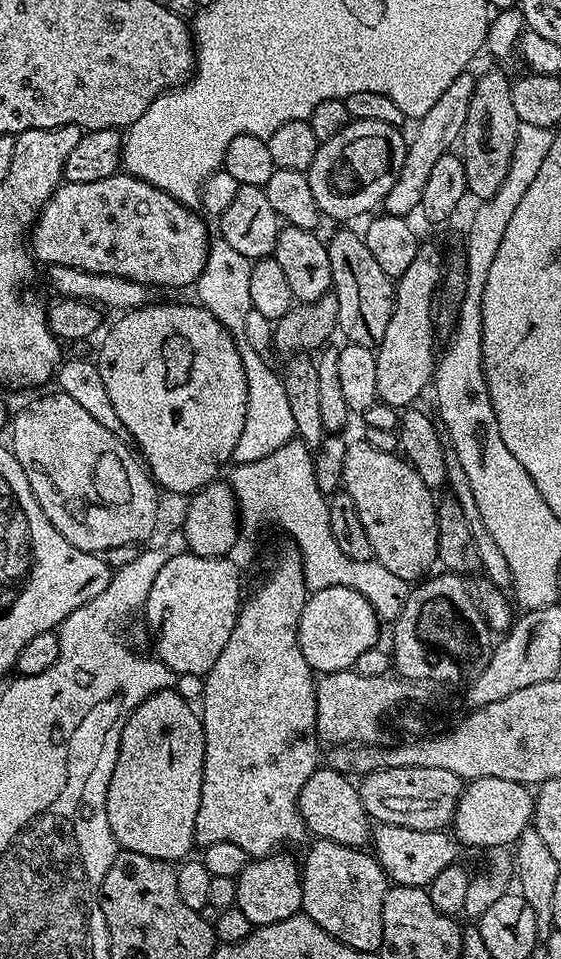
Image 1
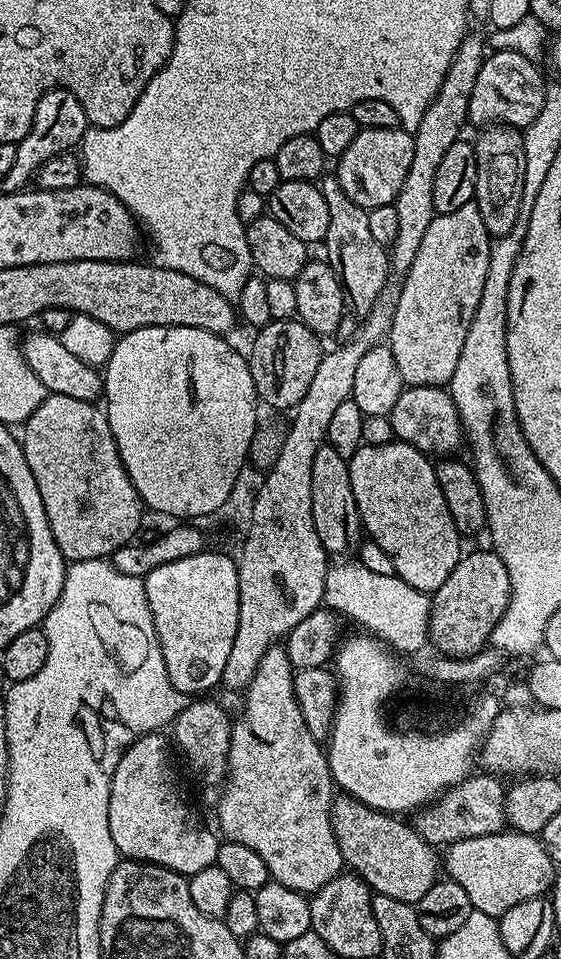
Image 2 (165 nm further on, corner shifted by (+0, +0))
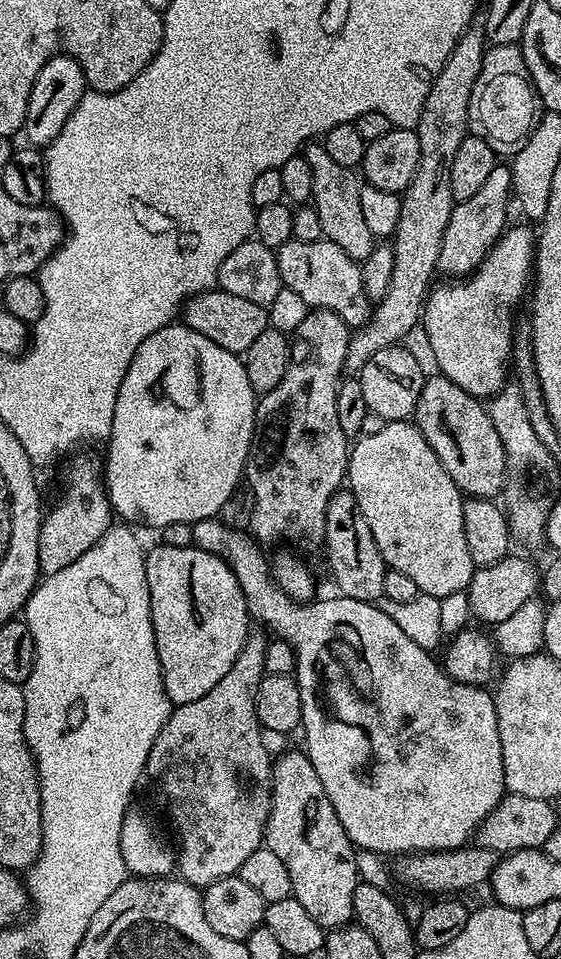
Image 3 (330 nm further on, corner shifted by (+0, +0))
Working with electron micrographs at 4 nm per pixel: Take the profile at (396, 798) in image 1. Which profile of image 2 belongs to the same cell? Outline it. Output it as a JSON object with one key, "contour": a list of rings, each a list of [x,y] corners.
{"contour":[[[473,774],[460,784],[446,789],[431,804],[419,809],[414,816],[416,833],[433,846],[447,846],[464,838],[478,838],[491,832],[505,831],[505,785],[492,774]]]}

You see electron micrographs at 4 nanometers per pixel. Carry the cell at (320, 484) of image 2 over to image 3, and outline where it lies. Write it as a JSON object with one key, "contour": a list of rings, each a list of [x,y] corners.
{"contour":[[[351,490],[334,493],[326,506],[323,548],[328,555],[332,580],[336,583],[335,591],[339,595],[369,602],[379,601],[383,597],[383,583],[389,567],[384,563],[378,542],[374,542],[374,534],[370,534],[370,526],[366,526],[366,518],[362,518],[362,510]]]}

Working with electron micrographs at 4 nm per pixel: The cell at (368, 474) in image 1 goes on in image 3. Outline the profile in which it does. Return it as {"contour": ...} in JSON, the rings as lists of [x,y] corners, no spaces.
{"contour":[[[394,420],[385,423],[384,428],[378,430],[378,434],[360,436],[350,448],[346,484],[354,494],[358,506],[362,510],[362,518],[366,518],[366,526],[370,526],[370,534],[374,534],[374,542],[378,542],[378,550],[389,568],[402,570],[402,574],[407,574],[414,581],[414,586],[418,586],[420,593],[425,596],[447,598],[447,596],[454,595],[455,592],[463,593],[467,589],[468,583],[472,580],[474,565],[470,558],[470,546],[466,544],[466,522],[463,521],[465,497],[454,482],[454,478],[450,478],[450,474],[446,474],[442,462],[438,462],[438,454],[434,454],[434,450],[430,450],[430,442],[426,442],[426,438],[422,438],[415,423],[408,420]]]}

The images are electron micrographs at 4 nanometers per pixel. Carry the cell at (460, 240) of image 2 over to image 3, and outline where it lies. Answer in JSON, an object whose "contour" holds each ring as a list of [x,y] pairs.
{"contour":[[[498,162],[494,170],[490,170],[490,178],[486,178],[486,183],[473,196],[459,201],[452,209],[450,222],[446,222],[446,234],[442,234],[437,264],[437,269],[448,275],[445,277],[452,278],[457,274],[467,273],[484,261],[486,254],[506,231],[509,223],[508,200],[510,204],[512,199],[511,167],[507,163]]]}

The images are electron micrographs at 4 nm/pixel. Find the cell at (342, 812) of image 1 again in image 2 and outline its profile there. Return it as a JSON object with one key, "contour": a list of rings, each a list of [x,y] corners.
{"contour":[[[347,794],[337,795],[332,802],[332,829],[334,838],[342,850],[345,865],[355,875],[361,876],[375,895],[398,898],[398,902],[416,906],[438,881],[436,871],[441,871],[442,864],[438,859],[437,849],[426,843],[411,823],[403,824],[400,820],[403,819],[399,815],[374,810]]]}

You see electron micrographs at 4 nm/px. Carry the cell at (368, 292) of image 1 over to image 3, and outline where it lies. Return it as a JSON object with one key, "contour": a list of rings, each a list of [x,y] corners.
{"contour":[[[309,143],[302,155],[306,162],[310,162],[310,175],[314,178],[310,204],[318,214],[318,222],[322,222],[323,239],[334,242],[334,246],[342,246],[351,260],[363,262],[373,250],[374,238],[362,215],[361,177],[353,169],[334,162],[334,158],[326,154],[323,143]]]}

